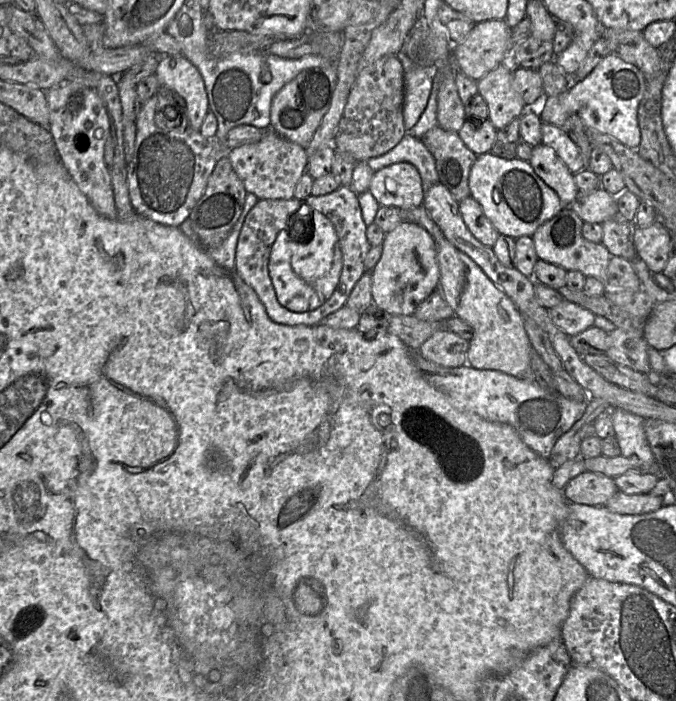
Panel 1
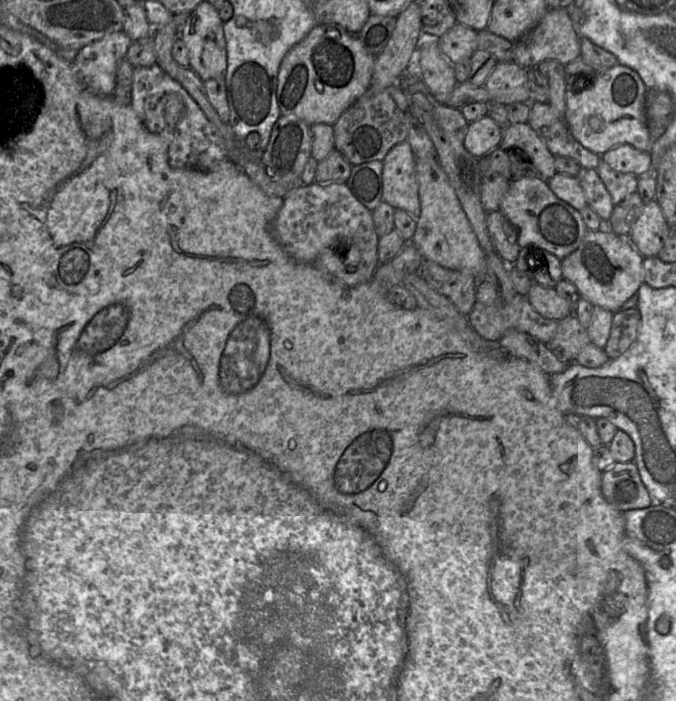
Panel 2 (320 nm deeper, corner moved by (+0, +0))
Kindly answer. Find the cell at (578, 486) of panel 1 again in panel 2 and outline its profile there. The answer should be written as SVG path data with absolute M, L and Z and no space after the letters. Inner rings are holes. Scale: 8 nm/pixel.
M615 462L602 472L601 491L608 503L619 511L649 507L652 499L636 464Z

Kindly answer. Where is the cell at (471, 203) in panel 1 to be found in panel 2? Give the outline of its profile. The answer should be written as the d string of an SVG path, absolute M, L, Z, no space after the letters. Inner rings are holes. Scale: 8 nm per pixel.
M499 210L487 212L486 226L497 254L506 264L513 265L521 249L517 243L517 229Z

